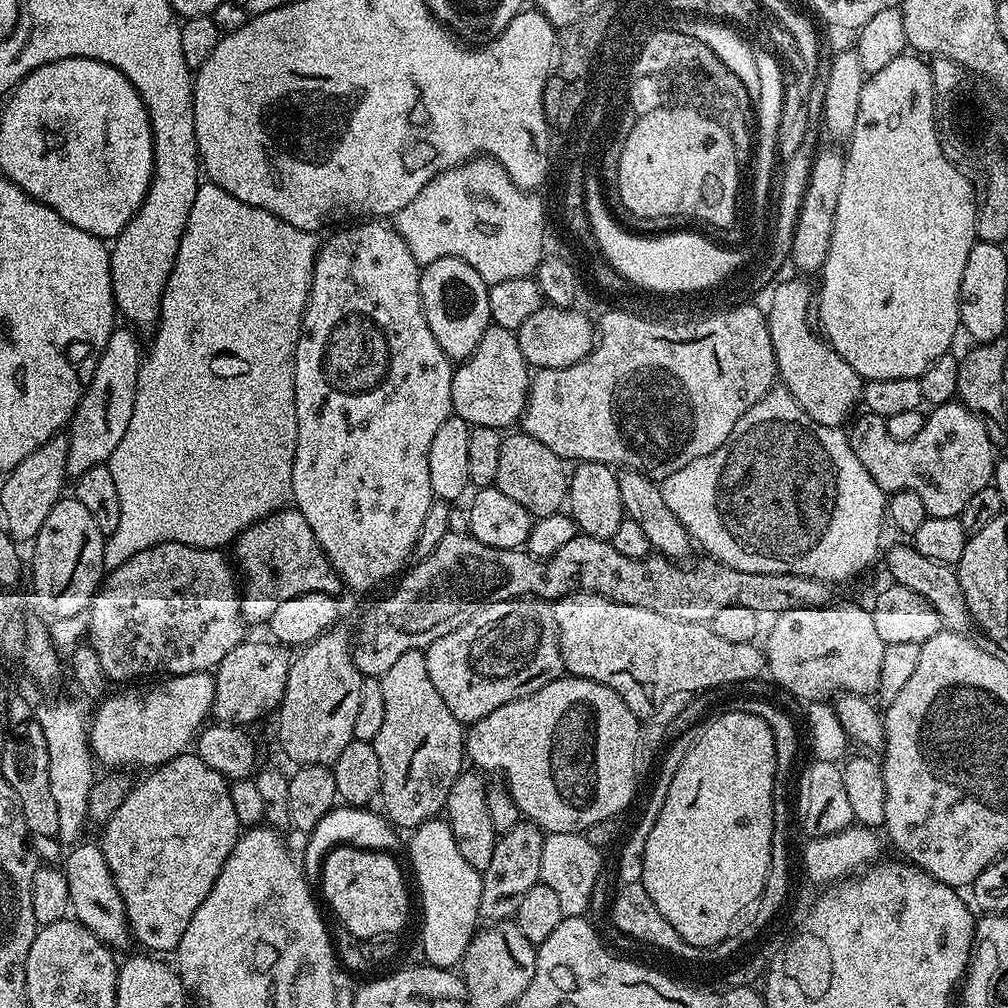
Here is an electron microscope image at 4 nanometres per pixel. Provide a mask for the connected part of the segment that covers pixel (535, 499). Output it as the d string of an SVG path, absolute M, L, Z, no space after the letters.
M523 430L504 436L502 451L498 453L498 478L494 486L502 490L502 494L514 498L514 502L526 506L526 510L534 518L549 516L565 507L568 478L565 461L556 456L550 446L542 446L538 438L530 438Z

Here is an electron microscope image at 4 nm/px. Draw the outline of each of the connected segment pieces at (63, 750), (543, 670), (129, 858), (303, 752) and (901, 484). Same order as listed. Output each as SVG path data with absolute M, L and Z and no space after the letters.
M52 700L41 708L37 707L34 720L42 726L50 754L50 789L54 794L59 815L57 837L65 845L68 843L68 846L72 846L81 839L80 831L83 830L84 824L89 823L88 803L94 783L94 757L92 748L88 745L89 725L86 723L86 716L80 713L79 706L72 700Z
M539 598L486 606L470 622L435 640L424 657L434 690L442 694L446 706L450 706L450 714L465 726L486 718L490 710L498 710L506 702L532 696L542 686L565 675L552 604Z
M191 751L180 753L173 760L168 760L165 764L160 765L159 768L151 769L145 776L148 777L137 788L135 785L129 791L128 797L122 802L122 806L114 812L107 824L103 825L101 832L104 833L98 837L98 843L106 858L106 866L110 866L110 874L118 886L118 894L122 894L131 939L135 943L137 940L144 947L141 949L147 950L149 953L164 954L160 952L171 953L178 946L178 942L182 942L182 934L186 934L186 926L190 926L190 918L194 918L198 906L202 906L202 902L206 902L206 894L210 894L218 874L230 858L237 840L240 839L242 825L238 822L238 814L234 814L234 802L230 802L229 781L225 780L222 774L218 774L218 770L210 770L210 766L206 766L206 762L202 762L202 758Z
M344 626L331 628L316 641L299 649L298 655L286 678L286 690L278 709L280 716L280 748L293 760L293 765L305 764L335 765L336 759L346 750L354 734L354 717L358 714L358 702L362 702L362 686L365 677L361 676L352 659L353 645L350 643L350 632Z
M949 402L935 405L927 413L922 430L918 430L910 442L890 438L885 417L875 416L869 411L863 415L857 415L851 421L852 429L847 429L850 450L858 454L858 462L866 466L866 474L874 478L885 494L908 488L922 498L922 506L926 506L929 516L950 518L959 516L966 502L970 502L978 490L991 485L994 445L990 434L986 434L986 426L982 426L982 422L978 422L964 404Z

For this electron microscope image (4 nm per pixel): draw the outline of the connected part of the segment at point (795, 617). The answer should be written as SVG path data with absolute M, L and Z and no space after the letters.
M829 602L825 604L823 608L803 608L802 610L786 610L785 612L779 613L779 615L777 615L775 619L773 619L776 621L773 622L772 629L770 629L768 632L768 648L766 647L766 672L767 675L771 677L771 679L775 681L777 685L779 685L779 687L785 688L786 691L788 691L790 694L796 694L796 692L808 692L811 690L811 688L842 688L838 690L847 690L849 693L852 694L875 693L876 687L878 686L878 674L882 674L882 654L884 653L885 642L882 638L878 638L878 629L875 628L874 618L872 617L871 611L869 611L867 607L859 608L859 606L856 604L836 604L836 603L837 602Z

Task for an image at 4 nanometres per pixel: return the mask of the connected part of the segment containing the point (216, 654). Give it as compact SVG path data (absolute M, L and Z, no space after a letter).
M162 542L134 554L134 558L130 558L122 566L111 569L105 575L100 587L96 589L96 597L92 599L92 607L86 613L86 621L88 620L86 640L92 645L94 654L98 654L98 662L102 664L102 670L109 681L128 680L124 682L136 682L139 681L136 680L139 676L171 678L173 676L186 676L195 672L212 672L222 662L222 658L226 658L226 654L230 654L230 650L234 650L234 646L245 643L244 627L246 627L246 621L240 615L242 588L239 583L236 585L238 576L234 571L233 561L229 557L228 561L223 556L224 554L219 548L195 548L182 542Z

